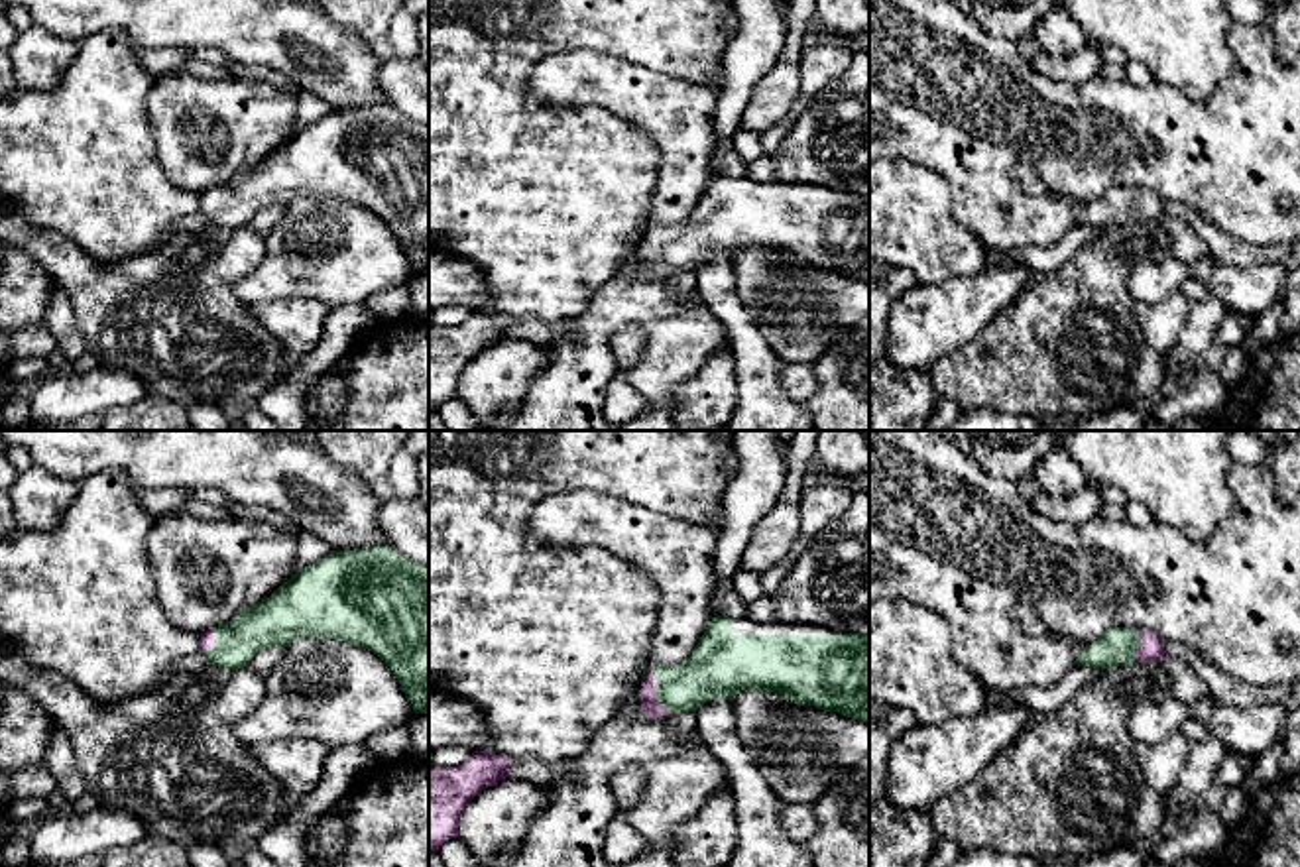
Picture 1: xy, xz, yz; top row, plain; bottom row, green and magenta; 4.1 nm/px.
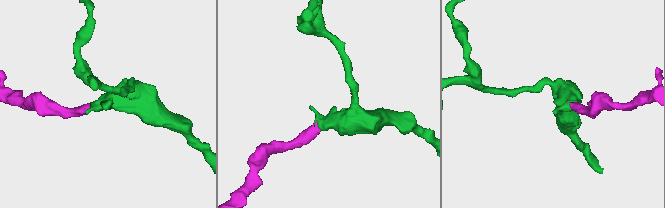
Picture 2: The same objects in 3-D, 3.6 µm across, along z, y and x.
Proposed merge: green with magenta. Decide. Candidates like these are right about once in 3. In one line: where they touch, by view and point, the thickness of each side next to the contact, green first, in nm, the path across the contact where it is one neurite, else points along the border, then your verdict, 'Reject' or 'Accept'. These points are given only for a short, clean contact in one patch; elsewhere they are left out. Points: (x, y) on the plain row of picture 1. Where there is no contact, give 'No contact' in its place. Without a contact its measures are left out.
Touches green at xz (655, 250). Thickness 220 nm (green) against 80 nm. Path across: xz (712, 231), (683, 248), (655, 250), (650, 264). Accept

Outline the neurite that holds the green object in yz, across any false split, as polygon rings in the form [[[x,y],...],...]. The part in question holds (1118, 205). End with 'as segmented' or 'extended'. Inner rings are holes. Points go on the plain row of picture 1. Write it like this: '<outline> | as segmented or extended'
[[[1111,187],[1076,218],[1078,226],[1115,228],[1133,220],[1166,220],[1164,199],[1154,191]]] | extended

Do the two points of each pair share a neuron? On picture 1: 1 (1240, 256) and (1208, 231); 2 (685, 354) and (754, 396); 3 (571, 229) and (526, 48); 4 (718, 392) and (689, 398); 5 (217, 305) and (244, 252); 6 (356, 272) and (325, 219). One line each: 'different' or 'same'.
1: same
2: different
3: same
4: same
5: same
6: same

